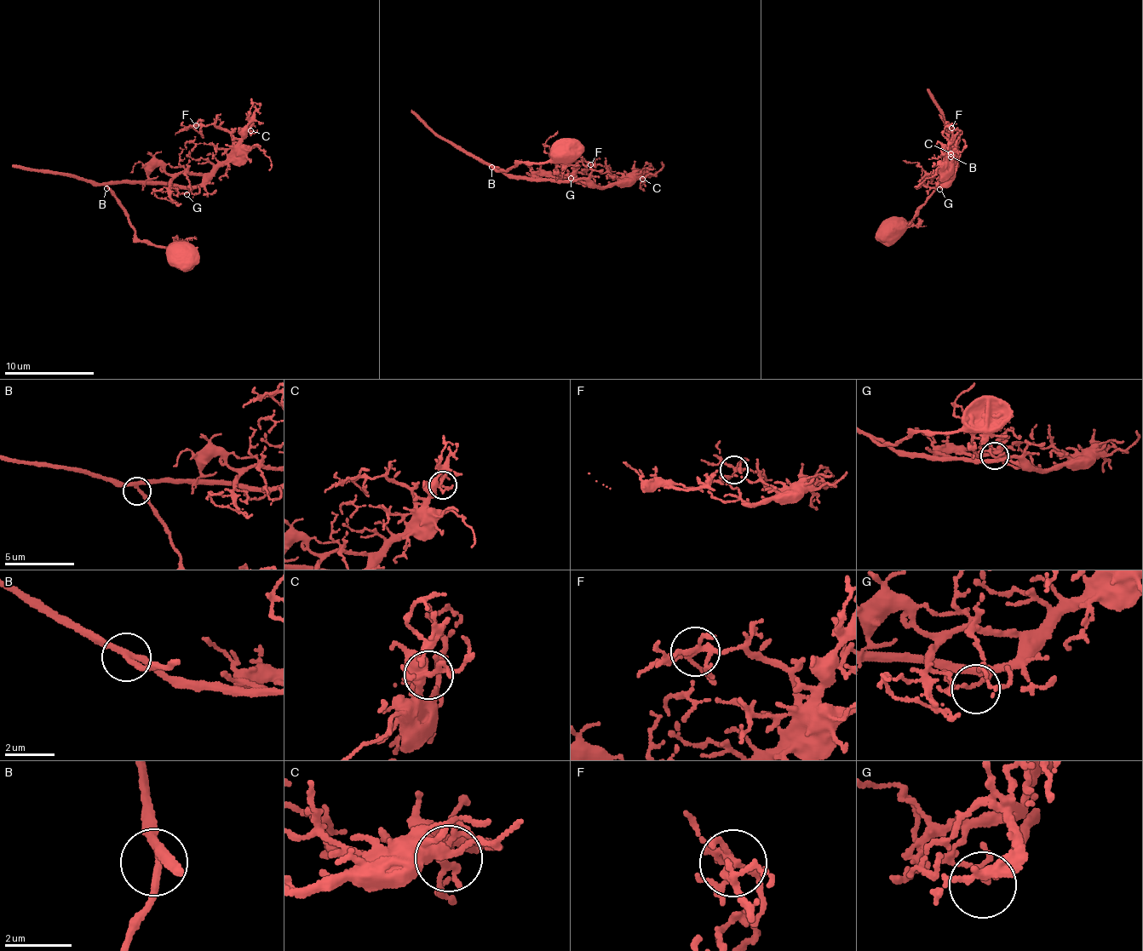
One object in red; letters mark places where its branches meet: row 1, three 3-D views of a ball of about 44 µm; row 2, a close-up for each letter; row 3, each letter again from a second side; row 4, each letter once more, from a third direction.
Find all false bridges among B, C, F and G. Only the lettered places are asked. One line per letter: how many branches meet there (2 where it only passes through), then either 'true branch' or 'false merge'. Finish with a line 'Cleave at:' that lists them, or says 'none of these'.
B: 3 branches meet; true branch
C: 4 branches meet; true branch
F: 6 branches meet; true branch
G: 2 branches meet; true branch
Cleave at: none of these

